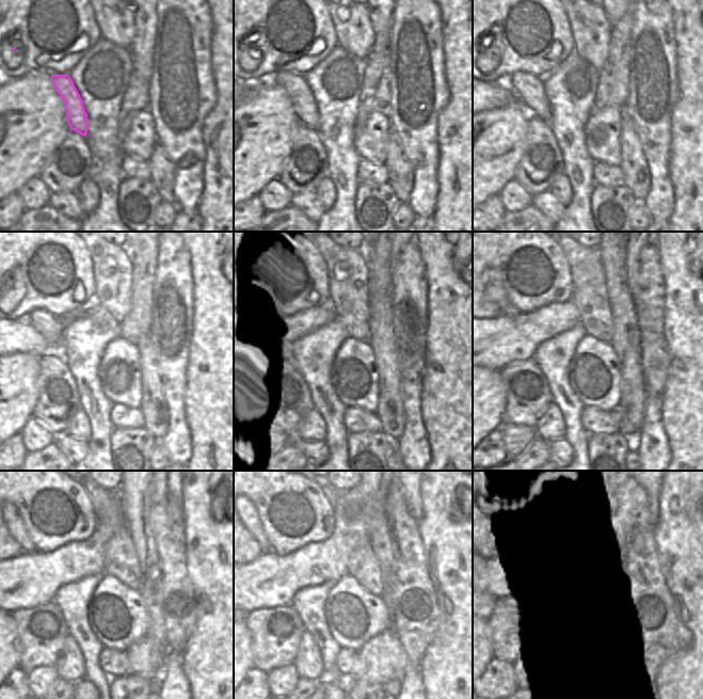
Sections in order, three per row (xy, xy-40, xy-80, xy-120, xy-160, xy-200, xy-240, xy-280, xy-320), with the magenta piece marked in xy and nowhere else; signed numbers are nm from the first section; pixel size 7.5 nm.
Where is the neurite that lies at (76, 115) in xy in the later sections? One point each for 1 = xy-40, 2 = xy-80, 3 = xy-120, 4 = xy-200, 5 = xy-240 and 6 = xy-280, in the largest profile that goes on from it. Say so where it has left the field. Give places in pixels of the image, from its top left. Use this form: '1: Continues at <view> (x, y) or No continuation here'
1: Continues at xy-40 (296, 85)
2: Continues at xy-80 (529, 89)
3: Continues at xy-120 (50, 327)
4: Continues at xy-200 (494, 292)
5: Continues at xy-240 (16, 527)
6: Continues at xy-280 (255, 527)

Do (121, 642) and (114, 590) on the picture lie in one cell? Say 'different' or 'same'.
same

